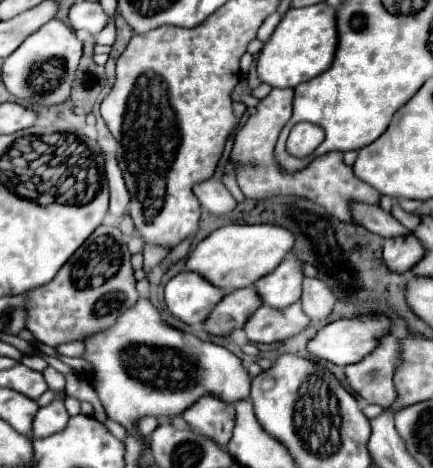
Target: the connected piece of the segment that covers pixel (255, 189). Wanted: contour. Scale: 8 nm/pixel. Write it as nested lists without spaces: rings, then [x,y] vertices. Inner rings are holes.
[[[273,88],[269,96],[259,100],[257,112],[249,116],[245,126],[237,130],[233,158],[243,166],[239,168],[237,174],[237,184],[241,192],[247,198],[269,198],[275,194],[301,196],[323,206],[335,218],[343,222],[353,222],[349,214],[349,202],[359,198],[359,202],[379,204],[381,194],[375,188],[371,188],[367,182],[355,178],[353,168],[343,162],[343,152],[327,152],[295,174],[287,174],[285,170],[279,170],[279,162],[275,162],[275,142],[279,138],[283,124],[287,124],[287,120],[291,118],[291,104],[293,104],[291,88]]]

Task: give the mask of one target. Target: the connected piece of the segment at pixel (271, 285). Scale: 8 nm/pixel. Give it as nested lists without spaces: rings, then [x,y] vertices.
[[[287,258],[271,274],[255,282],[263,304],[283,310],[301,298],[303,286],[303,262],[299,258]]]

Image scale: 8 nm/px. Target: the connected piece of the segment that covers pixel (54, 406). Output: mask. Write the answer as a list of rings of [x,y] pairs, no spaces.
[[[63,398],[51,402],[45,408],[39,408],[33,422],[33,438],[45,438],[45,436],[65,430],[67,420],[69,420],[69,414],[63,406]]]

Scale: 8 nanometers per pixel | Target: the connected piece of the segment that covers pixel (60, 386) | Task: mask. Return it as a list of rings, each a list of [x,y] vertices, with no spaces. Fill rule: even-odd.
[[[47,368],[47,370],[43,372],[43,376],[45,376],[45,382],[49,384],[51,390],[59,390],[59,392],[65,390],[65,378],[63,378],[63,374],[59,374],[55,368]]]

